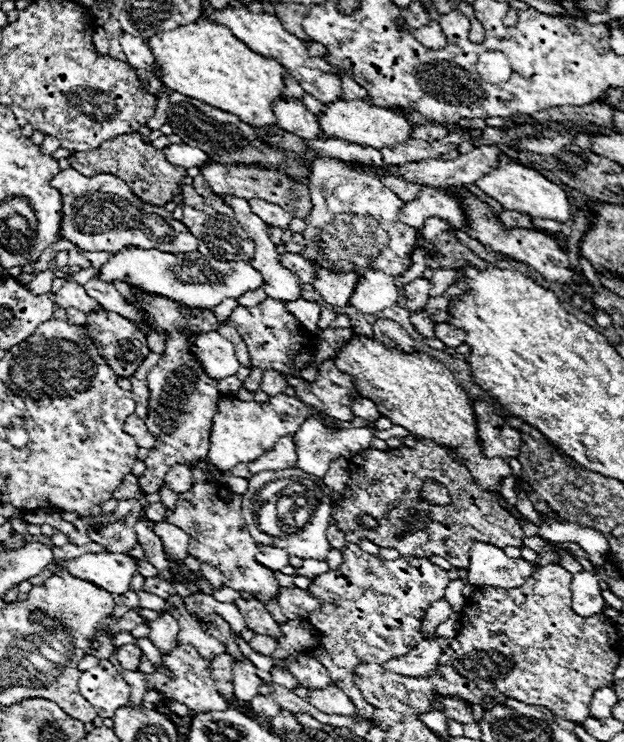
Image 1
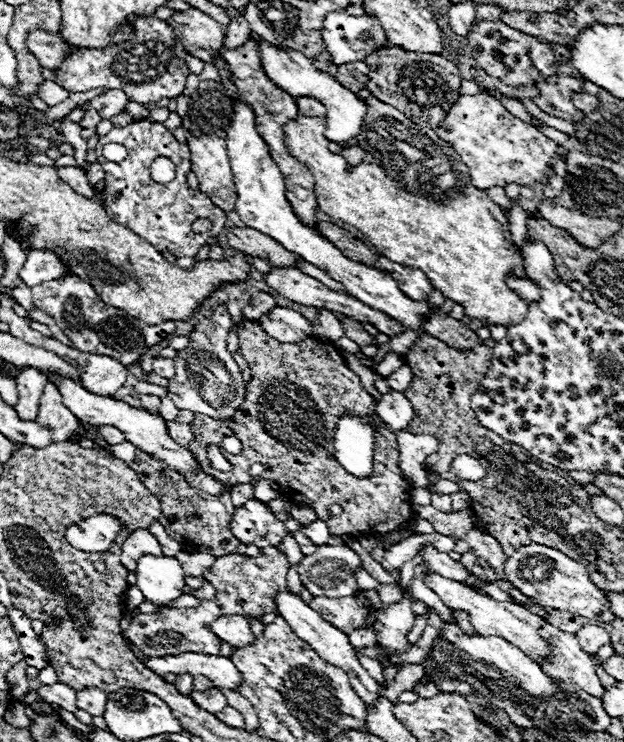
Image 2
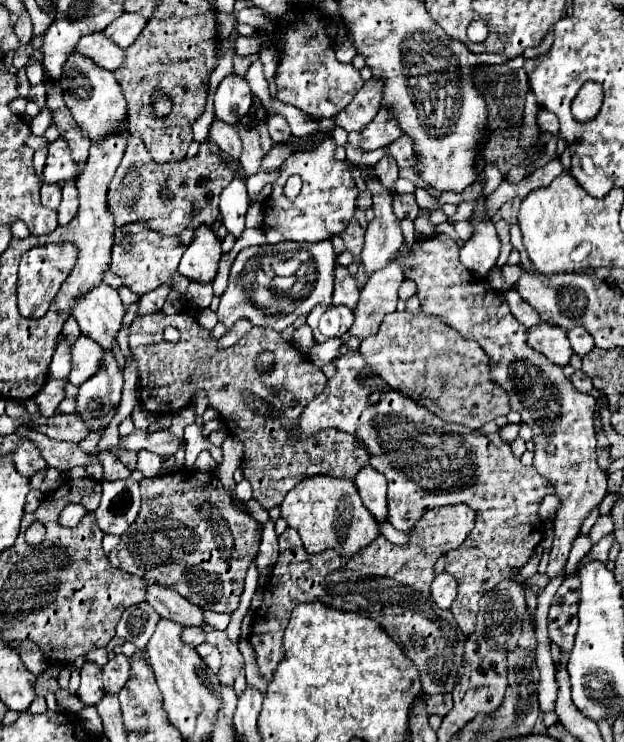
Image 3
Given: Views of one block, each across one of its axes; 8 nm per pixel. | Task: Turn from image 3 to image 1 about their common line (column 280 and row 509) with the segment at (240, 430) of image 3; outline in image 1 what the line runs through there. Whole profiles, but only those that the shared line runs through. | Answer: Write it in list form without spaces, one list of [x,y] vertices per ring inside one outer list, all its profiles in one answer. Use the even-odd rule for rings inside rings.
[[[418,440],[418,442],[426,442],[426,444],[416,444],[416,448],[400,446],[400,448],[392,448],[392,450],[366,448],[358,456],[352,456],[352,464],[358,468],[358,476],[354,478],[356,480],[354,488],[348,486],[344,490],[342,498],[338,500],[338,506],[332,512],[332,522],[342,532],[350,530],[350,532],[358,534],[360,538],[372,540],[380,548],[394,548],[400,552],[400,556],[408,556],[408,558],[410,556],[412,558],[442,556],[460,570],[468,568],[468,552],[476,540],[496,544],[498,548],[506,548],[506,546],[520,548],[524,532],[522,532],[520,524],[516,520],[512,520],[512,516],[508,516],[508,512],[504,512],[504,508],[500,508],[496,498],[492,494],[480,490],[480,486],[472,480],[470,472],[462,464],[458,464],[454,458],[450,458],[446,450],[436,446],[432,440]],[[426,478],[438,480],[440,484],[444,484],[448,488],[450,498],[452,498],[452,502],[448,506],[434,506],[434,504],[422,502],[418,498],[418,490]],[[362,514],[372,516],[378,522],[378,526],[372,530],[364,528],[358,522],[358,516],[362,516]]]

